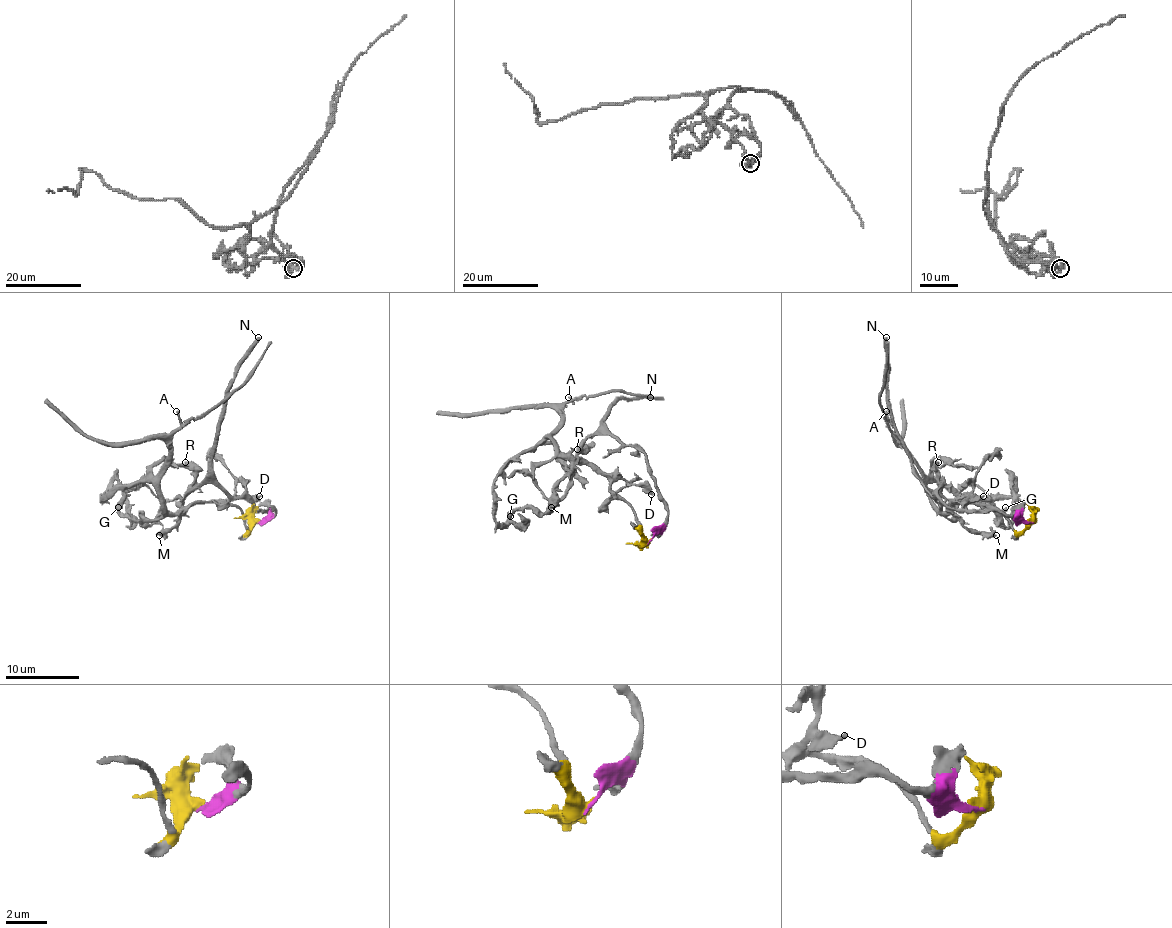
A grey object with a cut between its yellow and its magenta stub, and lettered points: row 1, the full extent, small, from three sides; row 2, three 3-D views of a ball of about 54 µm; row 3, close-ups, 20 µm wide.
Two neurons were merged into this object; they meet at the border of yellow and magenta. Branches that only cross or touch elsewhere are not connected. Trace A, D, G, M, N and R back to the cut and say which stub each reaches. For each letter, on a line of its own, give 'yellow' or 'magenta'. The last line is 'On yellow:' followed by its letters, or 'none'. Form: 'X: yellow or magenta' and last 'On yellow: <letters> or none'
A: yellow
D: yellow
G: magenta
M: yellow
N: magenta
R: magenta
On yellow: A, D, M

